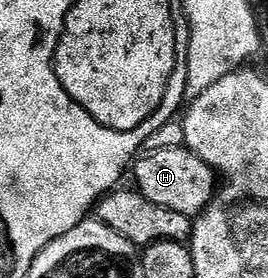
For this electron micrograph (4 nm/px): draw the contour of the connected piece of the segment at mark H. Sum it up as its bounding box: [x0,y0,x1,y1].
[132,145,216,220]

